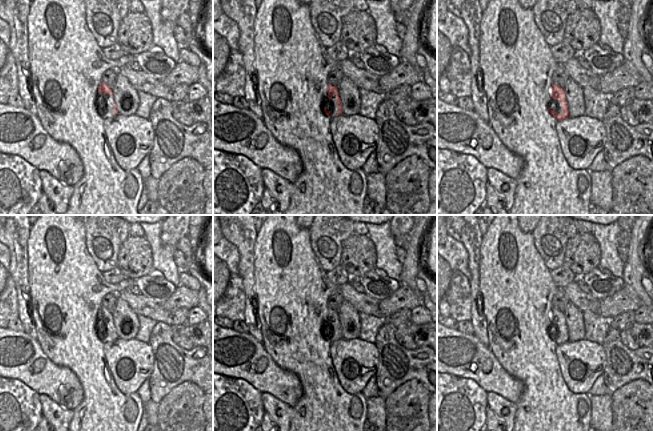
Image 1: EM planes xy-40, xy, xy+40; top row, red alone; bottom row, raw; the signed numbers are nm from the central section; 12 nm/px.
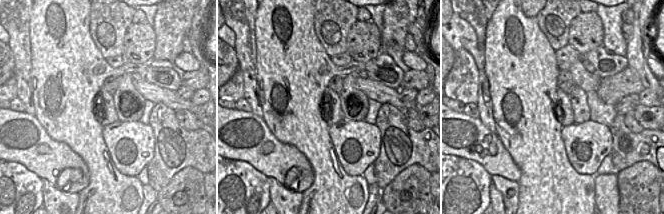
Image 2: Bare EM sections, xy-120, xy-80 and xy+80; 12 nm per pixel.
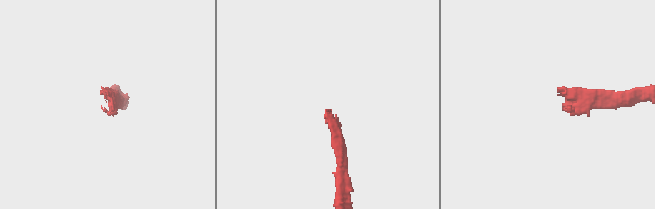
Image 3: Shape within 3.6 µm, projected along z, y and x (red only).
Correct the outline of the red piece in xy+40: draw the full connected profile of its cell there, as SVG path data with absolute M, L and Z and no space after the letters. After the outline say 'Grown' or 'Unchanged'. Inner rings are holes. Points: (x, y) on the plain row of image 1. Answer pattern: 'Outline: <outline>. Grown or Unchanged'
Outline: M552 308L552 322L554 323L553 327L556 329L558 336L556 337L554 334L550 334L548 332L548 336L550 337L550 339L555 341L557 345L568 342L568 327L566 325L564 313L556 308Z. Grown.

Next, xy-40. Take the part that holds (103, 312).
Outline: M102 306L98 311L98 316L104 318L104 323L101 324L98 329L98 333L101 336L103 343L113 342L118 339L116 327L113 323L112 313Z. Grown.

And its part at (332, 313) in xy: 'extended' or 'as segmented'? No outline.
extended

